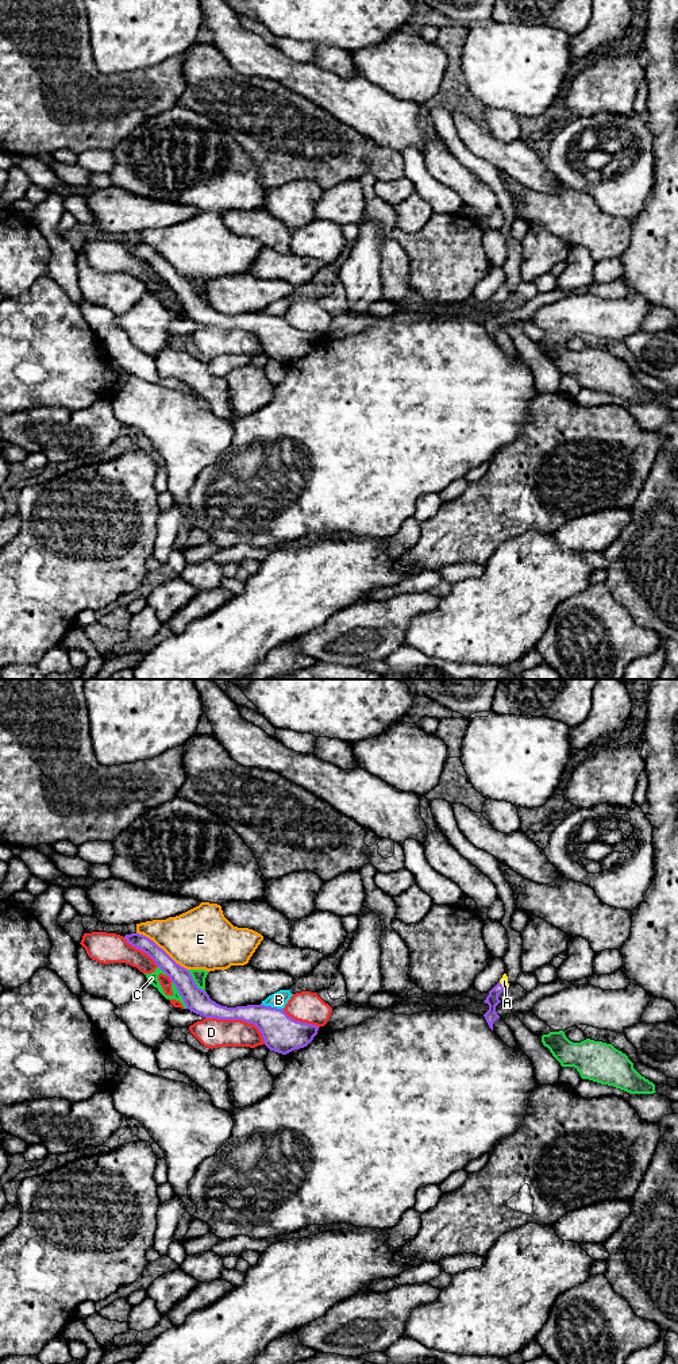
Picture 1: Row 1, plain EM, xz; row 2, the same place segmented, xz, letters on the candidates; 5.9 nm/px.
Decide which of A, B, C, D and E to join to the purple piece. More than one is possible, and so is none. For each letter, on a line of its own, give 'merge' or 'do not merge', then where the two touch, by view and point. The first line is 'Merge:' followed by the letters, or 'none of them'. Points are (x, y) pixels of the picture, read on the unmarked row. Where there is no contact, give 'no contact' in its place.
Merge: A
A: merge; contact xz (503, 295)
B: do not merge; contact xz (270, 315)
C: do not merge; contact xz (180, 303)
D: do not merge; contact xz (239, 327)
E: do not merge; contact xz (161, 257)

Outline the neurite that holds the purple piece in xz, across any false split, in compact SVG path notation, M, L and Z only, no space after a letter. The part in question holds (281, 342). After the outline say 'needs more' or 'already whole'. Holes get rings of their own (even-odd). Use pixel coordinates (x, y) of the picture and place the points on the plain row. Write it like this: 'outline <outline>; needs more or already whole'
outline M139 242L126 243L124 247L154 269L176 293L186 317L196 323L205 327L242 328L253 332L259 338L265 354L282 363L307 355L317 343L319 335L296 330L284 317L265 313L221 315L212 309L204 298L199 297L190 281L177 273L153 248Z; already whole

